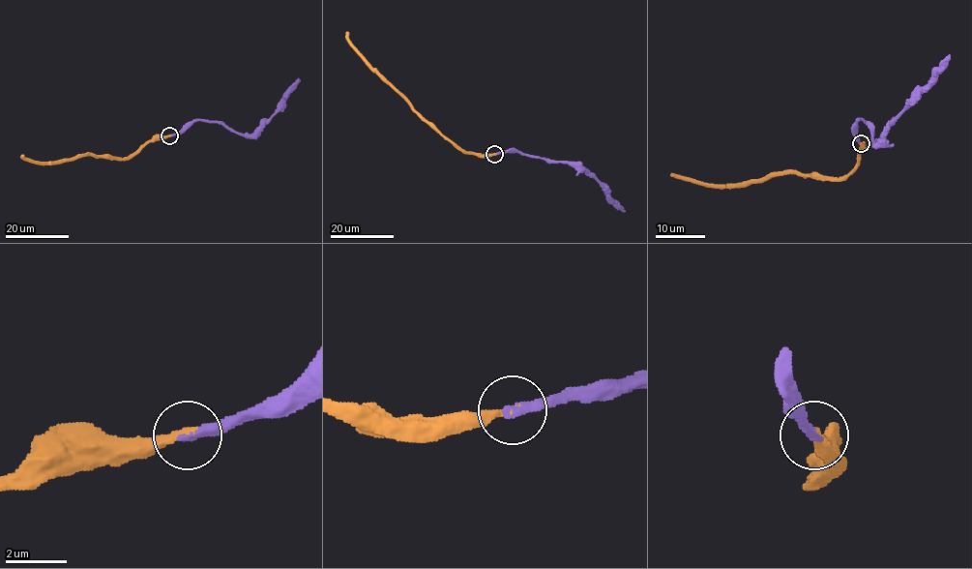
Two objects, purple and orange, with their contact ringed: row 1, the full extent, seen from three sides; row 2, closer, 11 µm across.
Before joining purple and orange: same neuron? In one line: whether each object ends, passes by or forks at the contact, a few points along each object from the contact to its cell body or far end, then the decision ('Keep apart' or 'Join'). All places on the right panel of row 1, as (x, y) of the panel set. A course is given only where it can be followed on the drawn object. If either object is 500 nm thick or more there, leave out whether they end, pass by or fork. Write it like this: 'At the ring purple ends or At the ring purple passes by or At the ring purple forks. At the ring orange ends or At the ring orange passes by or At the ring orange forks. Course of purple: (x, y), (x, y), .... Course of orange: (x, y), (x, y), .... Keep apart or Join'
At the ring purple ends. At the ring orange ends. Course of purple: (860, 144), (856, 123), (862, 118), (869, 127), (872, 140), (878, 141), (882, 132), (949, 55). Course of orange: (860, 144), (858, 165), (845, 176), (837, 179), (775, 172), (758, 180), (725, 185), (693, 182), (671, 173). Join

